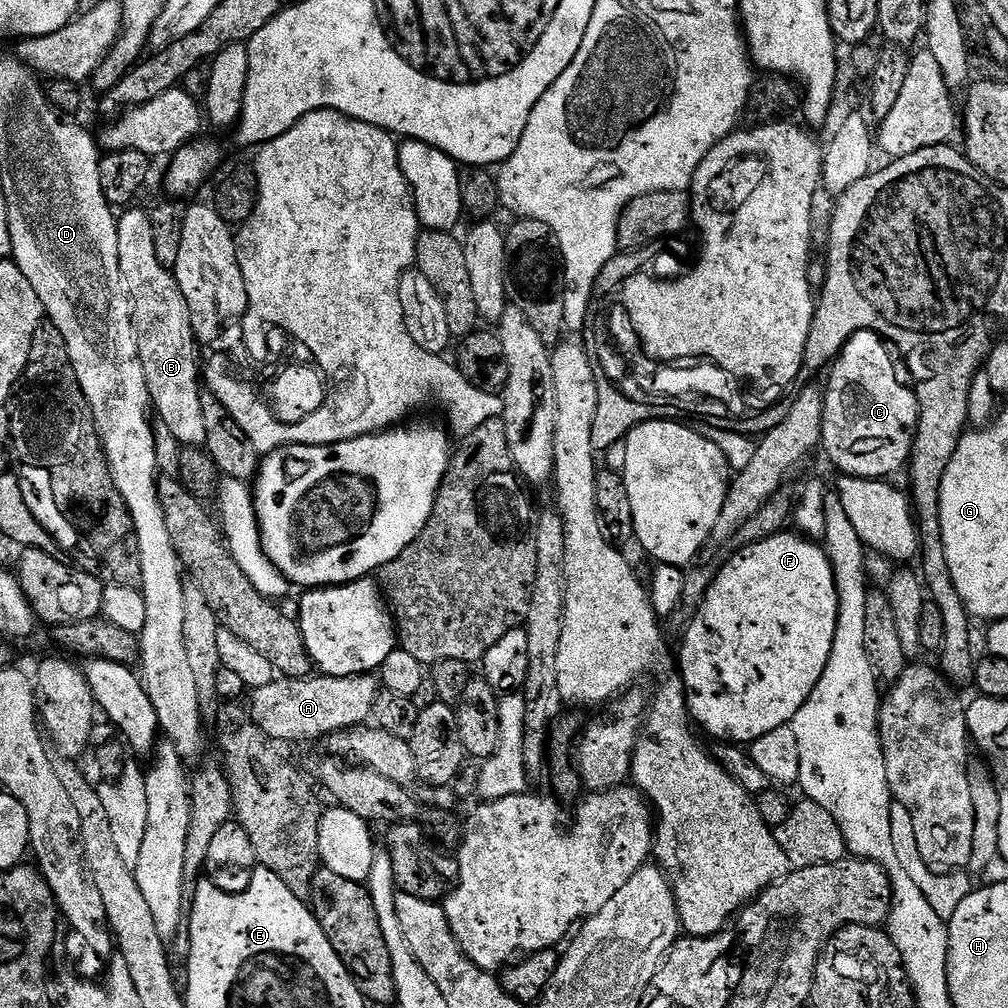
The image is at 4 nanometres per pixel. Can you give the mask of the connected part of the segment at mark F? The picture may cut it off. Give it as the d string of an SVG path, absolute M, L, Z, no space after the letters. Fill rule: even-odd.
M792 530L775 532L773 536L767 536L764 540L759 540L753 544L745 544L737 547L737 549L736 556L730 557L729 560L721 566L720 572L718 568L718 571L713 575L712 584L708 587L708 592L705 594L703 602L701 602L700 607L697 608L695 612L691 613L689 620L692 621L689 622L688 629L684 632L684 645L680 648L680 669L678 669L678 675L680 679L684 681L684 690L688 698L688 710L691 719L695 721L697 725L700 723L701 726L716 739L716 742L731 742L737 746L750 746L758 738L762 738L762 734L770 734L770 730L778 730L778 726L791 724L794 717L798 714L798 710L802 710L806 698L810 698L810 694L814 694L814 686L818 686L818 678L822 678L822 670L826 670L826 662L830 662L830 654L834 646L834 632L836 630L836 619L838 618L838 590L834 582L834 570L832 569L832 563L830 562L827 551L825 551L815 539L809 538L803 534L797 534Z

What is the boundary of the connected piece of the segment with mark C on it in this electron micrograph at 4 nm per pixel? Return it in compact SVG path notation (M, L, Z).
M859 332L854 334L848 341L844 343L840 350L839 356L836 357L834 363L831 365L828 376L828 388L823 389L824 393L824 422L822 424L822 434L820 435L822 441L822 452L832 459L832 464L837 468L837 473L845 476L857 476L863 480L883 480L885 478L892 478L896 471L903 469L907 465L912 455L912 443L916 437L916 427L920 421L920 403L916 397L915 387L906 385L900 381L900 376L896 373L896 360L893 349L890 347L889 341L885 340L876 332Z

